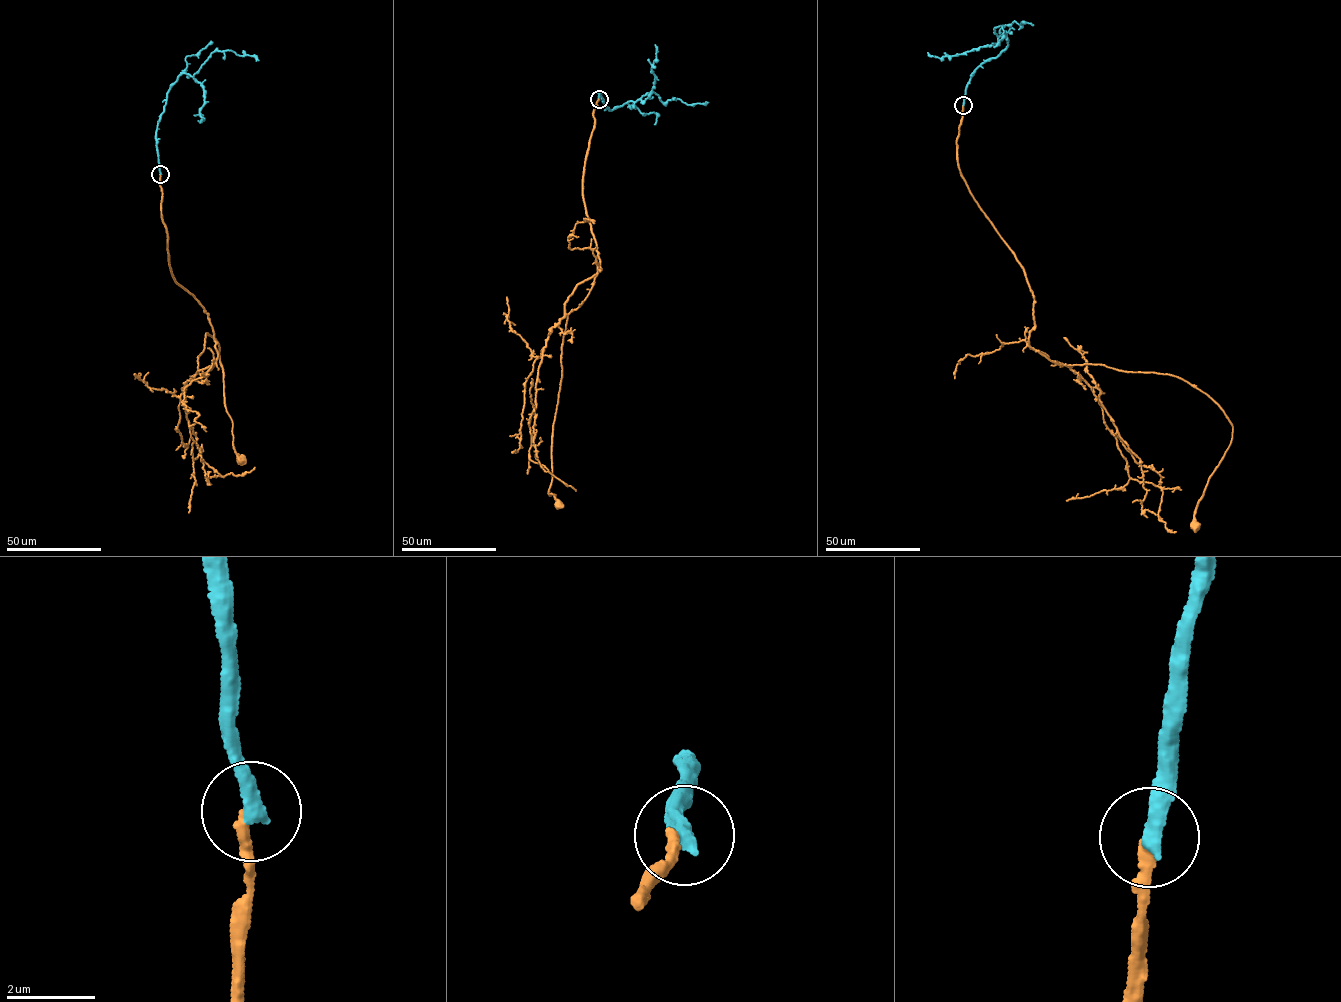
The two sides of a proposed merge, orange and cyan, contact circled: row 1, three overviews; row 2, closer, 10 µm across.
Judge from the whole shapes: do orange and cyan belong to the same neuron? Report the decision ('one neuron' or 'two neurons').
two neurons

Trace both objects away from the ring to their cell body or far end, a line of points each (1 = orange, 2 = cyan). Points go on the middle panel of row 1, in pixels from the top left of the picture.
1: (598, 99), (582, 192), (601, 269), (586, 298), (568, 314), (563, 337), (548, 493), (555, 495), (558, 505)
2: (599, 99), (599, 91), (611, 110), (635, 102), (651, 91), (663, 103), (673, 98), (688, 104), (708, 102)

